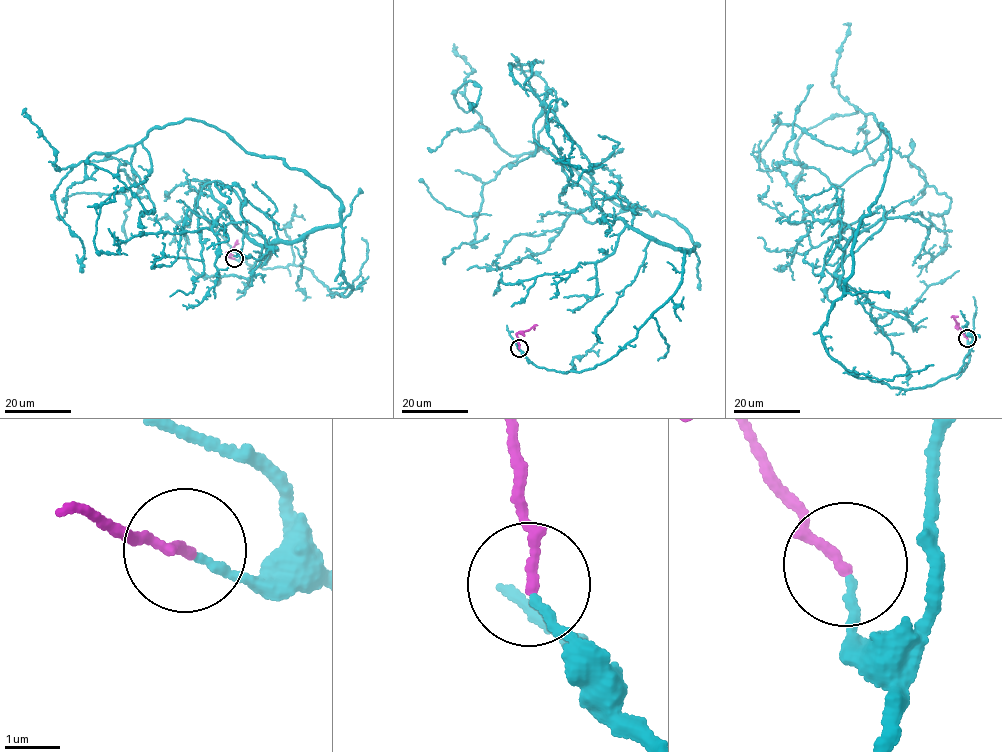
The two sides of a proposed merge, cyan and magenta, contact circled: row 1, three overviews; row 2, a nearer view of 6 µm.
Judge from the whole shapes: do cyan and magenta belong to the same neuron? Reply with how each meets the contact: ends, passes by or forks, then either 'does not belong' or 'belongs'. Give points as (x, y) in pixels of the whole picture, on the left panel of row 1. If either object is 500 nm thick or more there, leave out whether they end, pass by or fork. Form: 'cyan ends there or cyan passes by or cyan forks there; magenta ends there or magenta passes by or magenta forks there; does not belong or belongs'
cyan ends there; magenta ends there; belongs

